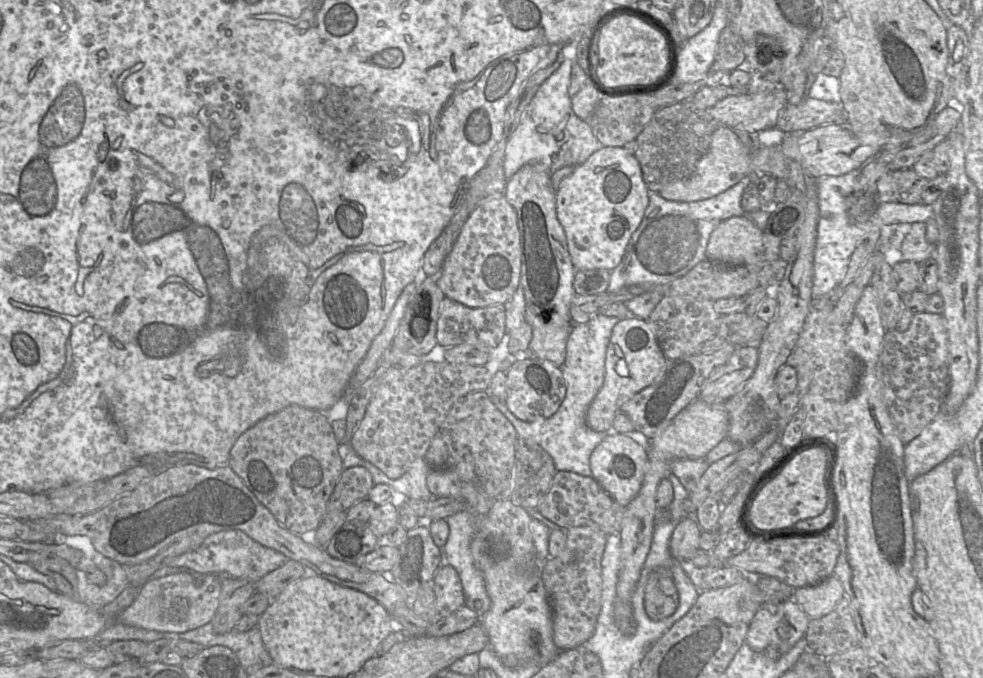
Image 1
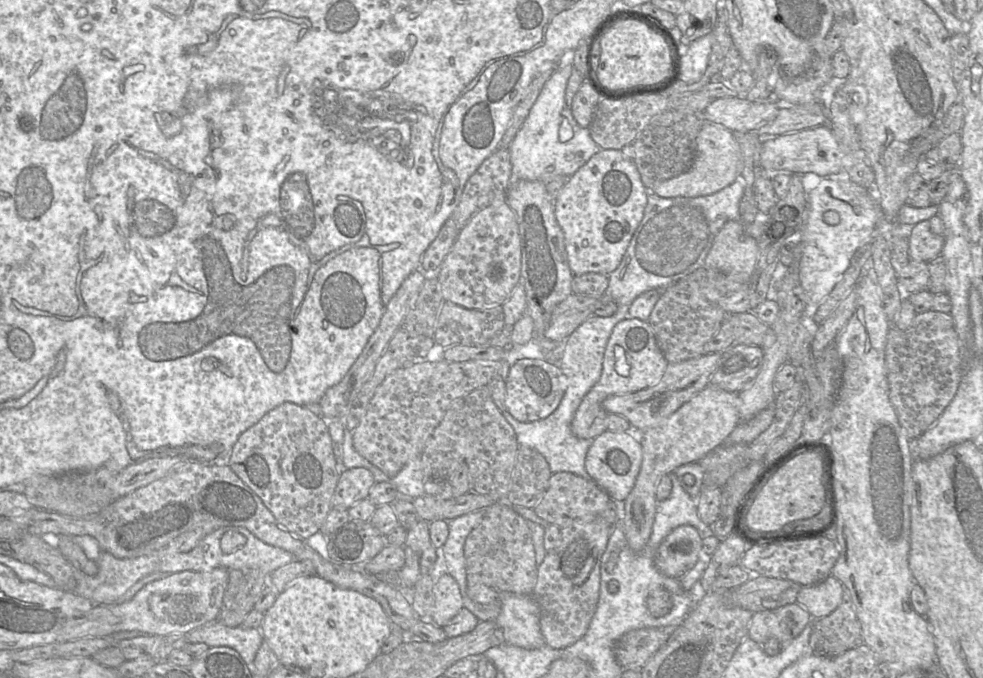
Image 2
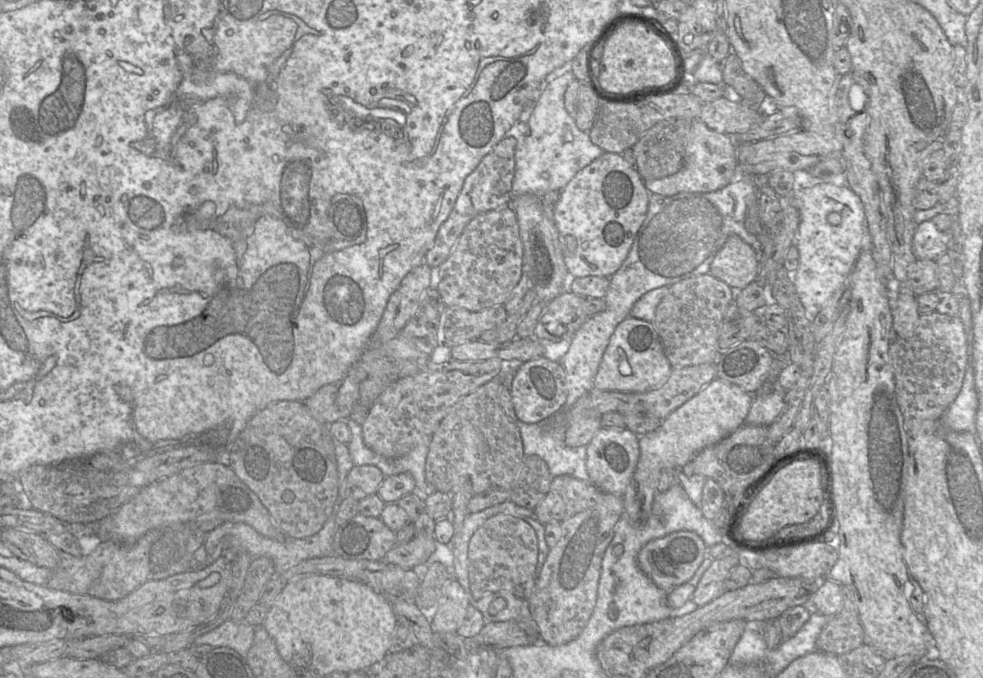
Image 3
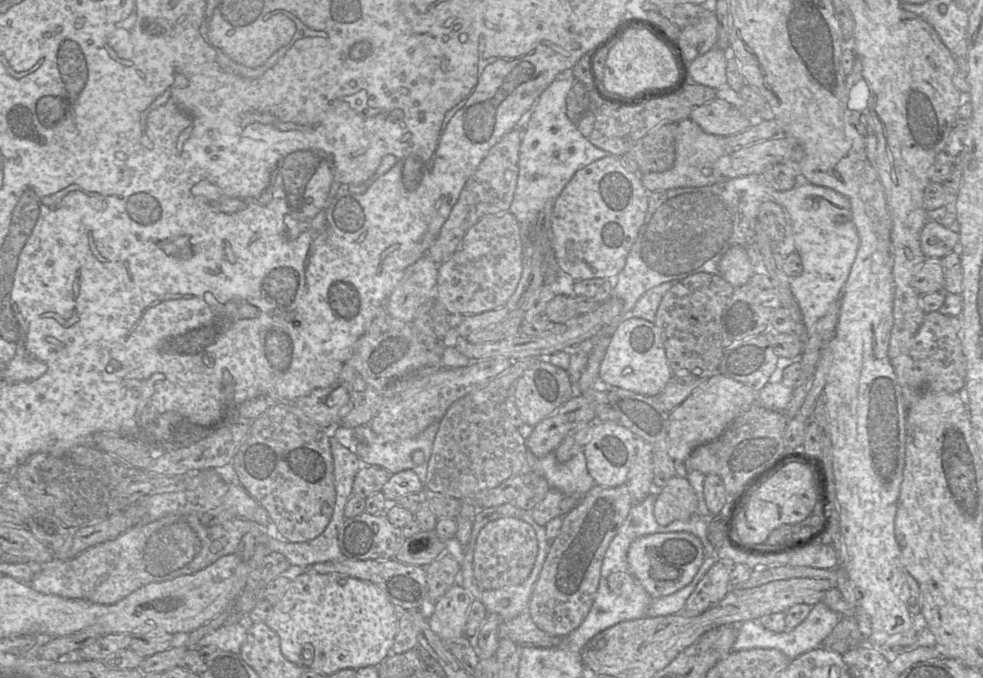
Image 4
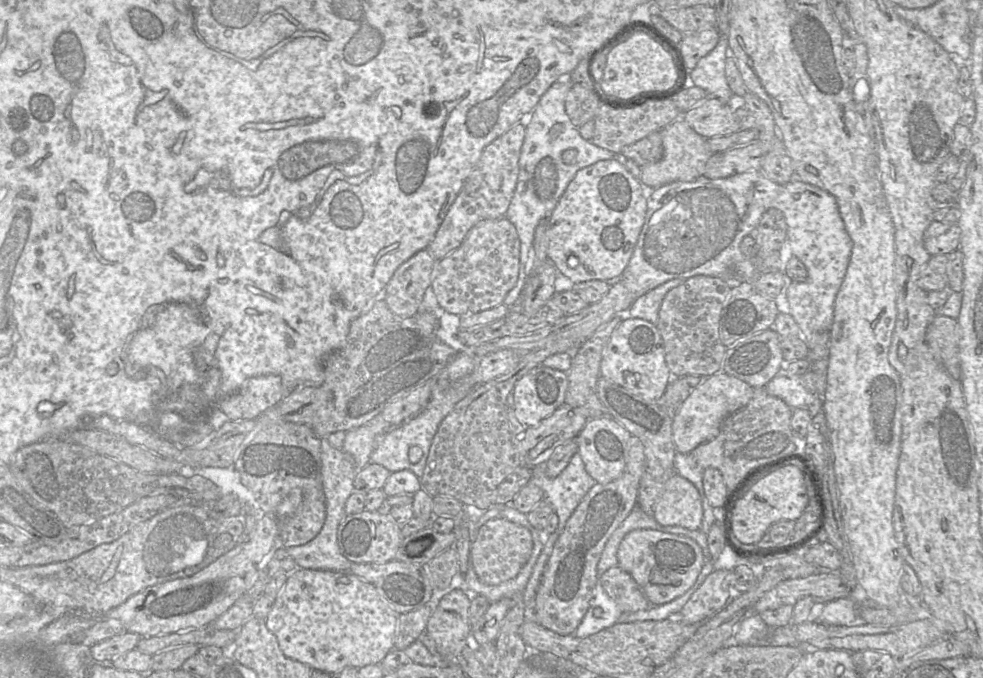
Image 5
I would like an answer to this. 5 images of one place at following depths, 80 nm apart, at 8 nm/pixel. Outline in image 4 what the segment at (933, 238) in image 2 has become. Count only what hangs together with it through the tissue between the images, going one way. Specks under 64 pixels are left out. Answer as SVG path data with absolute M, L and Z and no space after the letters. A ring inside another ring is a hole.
M928 220L920 234L921 249L926 258L943 258L959 246L959 233L955 227L945 227Z

